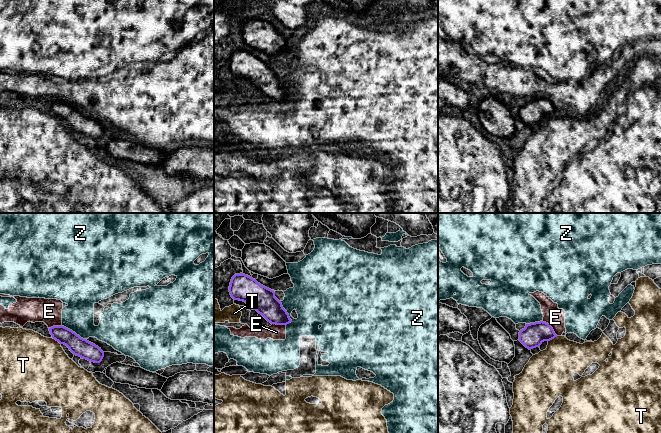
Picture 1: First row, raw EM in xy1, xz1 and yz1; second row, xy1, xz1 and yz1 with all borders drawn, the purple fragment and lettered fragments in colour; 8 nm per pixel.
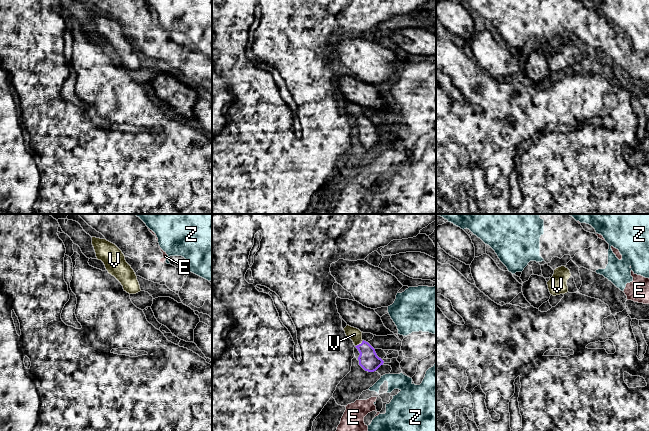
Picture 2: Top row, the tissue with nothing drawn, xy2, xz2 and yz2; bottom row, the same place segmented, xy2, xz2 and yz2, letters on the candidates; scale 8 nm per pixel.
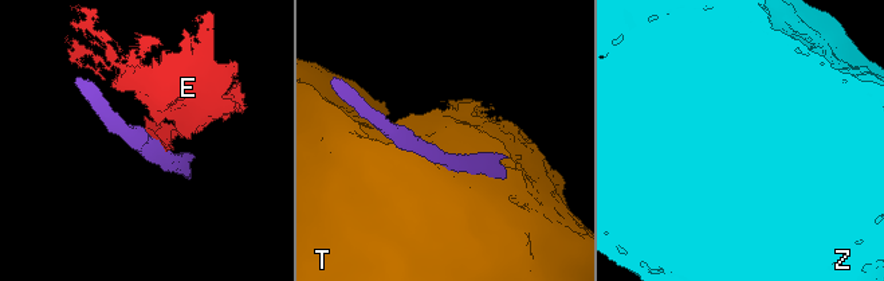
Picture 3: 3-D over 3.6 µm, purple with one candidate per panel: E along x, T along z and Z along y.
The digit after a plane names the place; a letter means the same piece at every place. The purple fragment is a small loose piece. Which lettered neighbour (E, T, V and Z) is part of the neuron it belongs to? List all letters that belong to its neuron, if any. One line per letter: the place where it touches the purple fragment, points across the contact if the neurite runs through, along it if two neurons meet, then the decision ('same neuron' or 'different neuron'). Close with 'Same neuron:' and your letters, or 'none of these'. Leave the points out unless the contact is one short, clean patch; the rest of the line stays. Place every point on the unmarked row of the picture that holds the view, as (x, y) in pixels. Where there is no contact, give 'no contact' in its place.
E: yz1 (551, 103) | along yz1 (542, 96), (557, 111) | different neuron
T: yz1 (552, 114) | different neuron
V: xz2 (359, 120) | across xz2 (368, 136), (367, 128), (359, 120), (354, 110) | same neuron
Z: xy1 (74, 108) | different neuron
Same neuron: V

